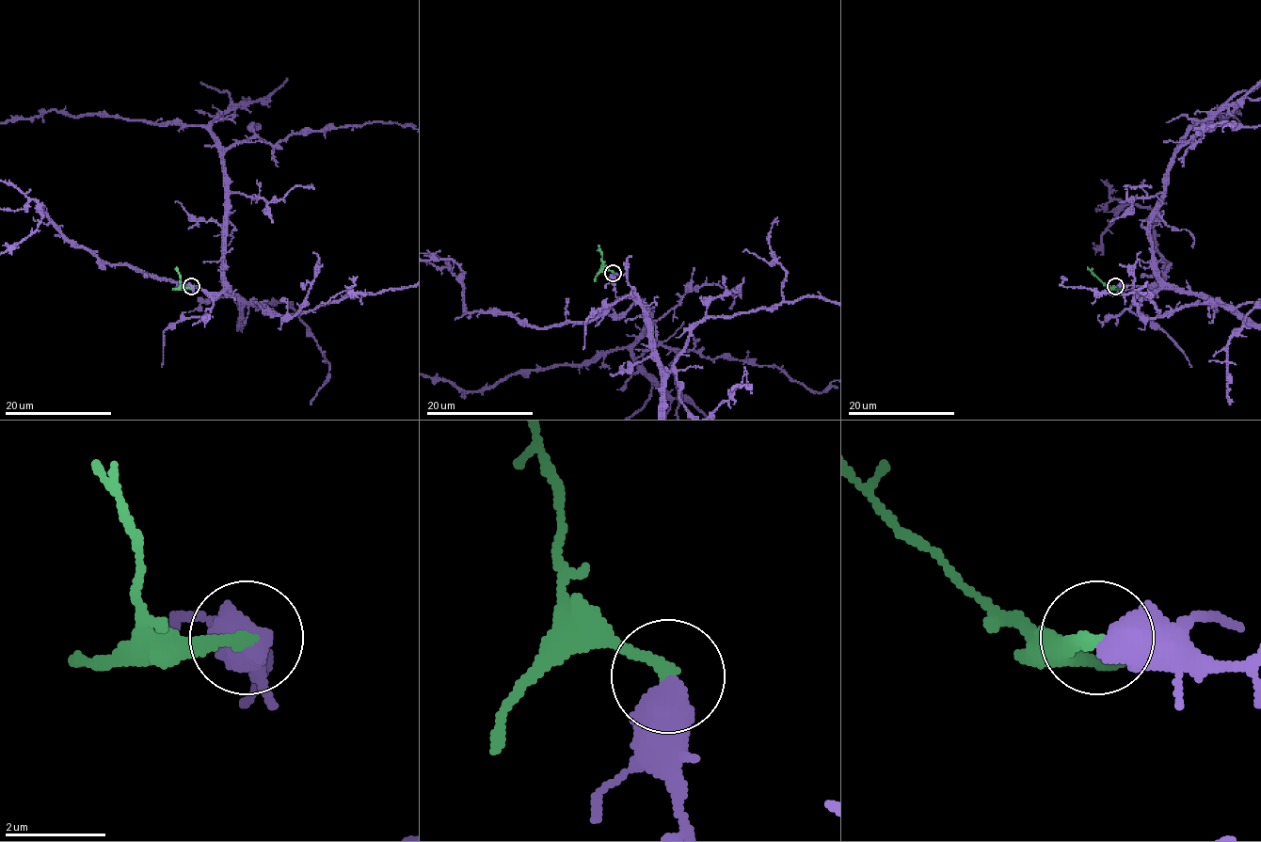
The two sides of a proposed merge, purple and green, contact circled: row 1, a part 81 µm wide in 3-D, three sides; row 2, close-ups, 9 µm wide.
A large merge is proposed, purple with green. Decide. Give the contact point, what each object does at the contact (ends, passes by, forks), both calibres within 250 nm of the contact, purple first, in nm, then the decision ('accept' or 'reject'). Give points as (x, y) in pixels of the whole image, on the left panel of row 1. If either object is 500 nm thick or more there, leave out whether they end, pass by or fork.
(191, 286) | 650/240 nm | reject

